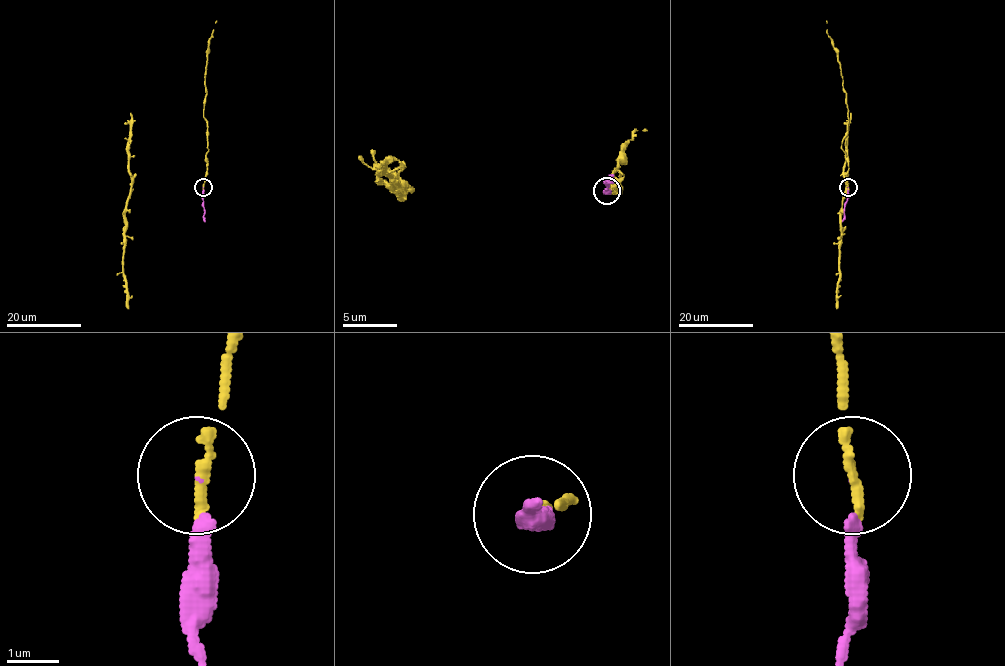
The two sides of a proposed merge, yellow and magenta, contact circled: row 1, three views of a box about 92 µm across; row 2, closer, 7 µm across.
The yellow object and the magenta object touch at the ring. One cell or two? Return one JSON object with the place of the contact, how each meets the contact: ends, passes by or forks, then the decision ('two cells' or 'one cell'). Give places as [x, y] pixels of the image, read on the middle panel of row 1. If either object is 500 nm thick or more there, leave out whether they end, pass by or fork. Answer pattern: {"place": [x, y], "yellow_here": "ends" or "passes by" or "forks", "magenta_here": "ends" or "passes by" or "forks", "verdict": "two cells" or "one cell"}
{"place": [606, 191], "yellow_here": "ends", "magenta_here": "ends", "verdict": "one cell"}

